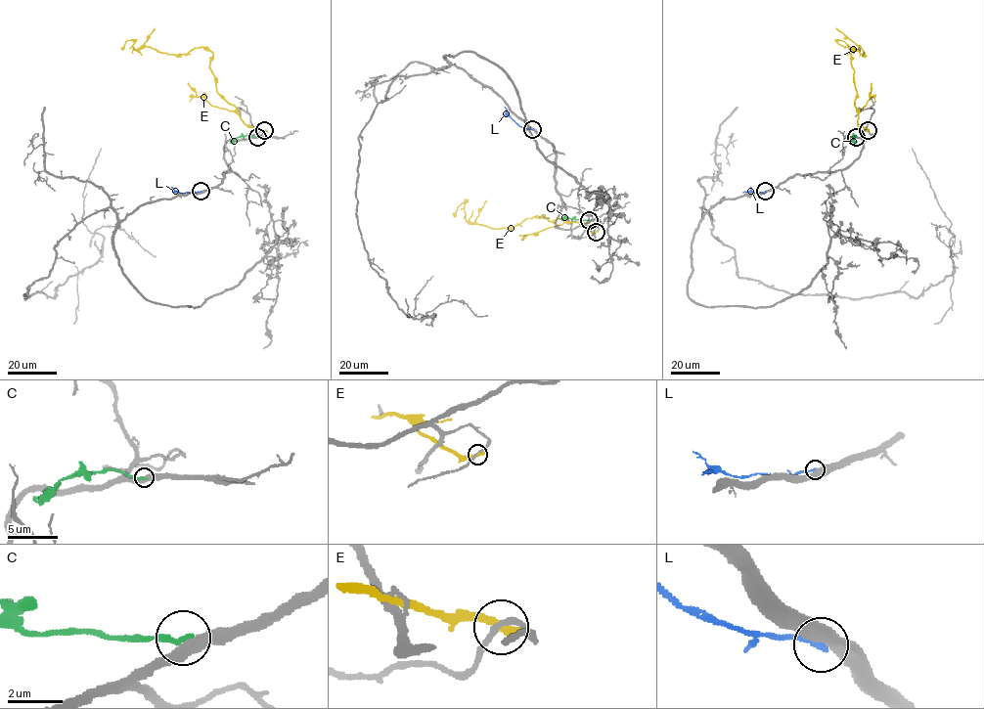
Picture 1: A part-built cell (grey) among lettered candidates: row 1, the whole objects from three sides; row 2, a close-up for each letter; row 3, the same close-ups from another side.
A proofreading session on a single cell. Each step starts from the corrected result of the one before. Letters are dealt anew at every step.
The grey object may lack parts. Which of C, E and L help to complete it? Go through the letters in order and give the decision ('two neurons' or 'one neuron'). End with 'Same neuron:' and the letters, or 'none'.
C: two neurons
E: two neurons
L: two neurons
Same neuron: none

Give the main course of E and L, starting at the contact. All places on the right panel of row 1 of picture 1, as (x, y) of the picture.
E: (868, 130), (857, 122), (851, 61), (852, 47), (864, 53), (837, 41), (852, 48)
L: (766, 191), (742, 193)

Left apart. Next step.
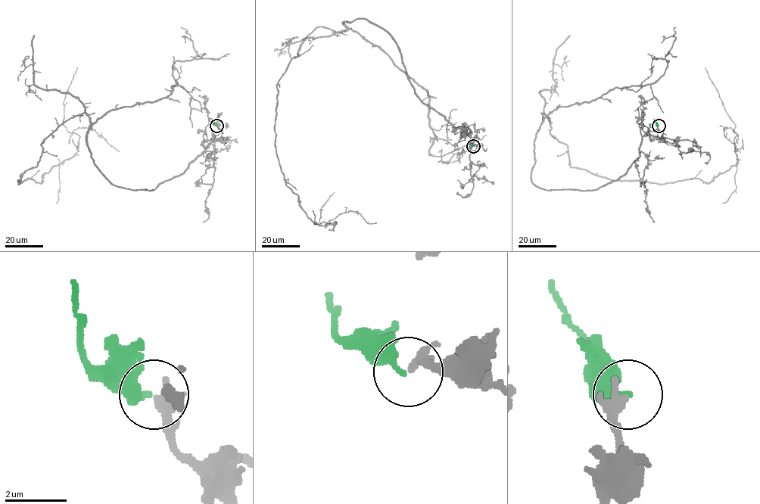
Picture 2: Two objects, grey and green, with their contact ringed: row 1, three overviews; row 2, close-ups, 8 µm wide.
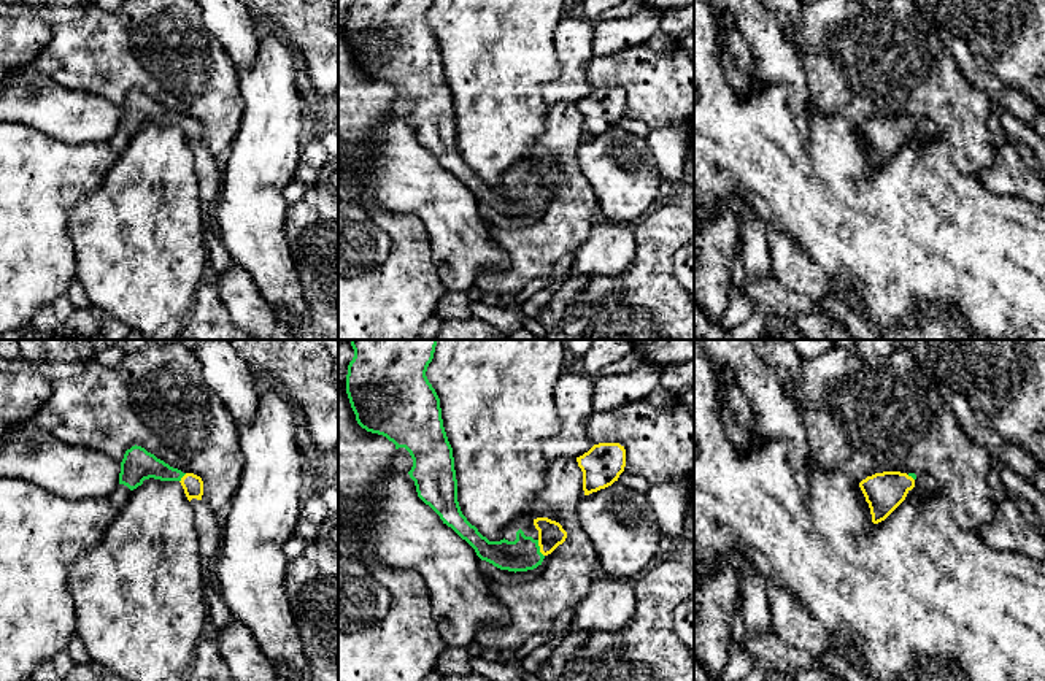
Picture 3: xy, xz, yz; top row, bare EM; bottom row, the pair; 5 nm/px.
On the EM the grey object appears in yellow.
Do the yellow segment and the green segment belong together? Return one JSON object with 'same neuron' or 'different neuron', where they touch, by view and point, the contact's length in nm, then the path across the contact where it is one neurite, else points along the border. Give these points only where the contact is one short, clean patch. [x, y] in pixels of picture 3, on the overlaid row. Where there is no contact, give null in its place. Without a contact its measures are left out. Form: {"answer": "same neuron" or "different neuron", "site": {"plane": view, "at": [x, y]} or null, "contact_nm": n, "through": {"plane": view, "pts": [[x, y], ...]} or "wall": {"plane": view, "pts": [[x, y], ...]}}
{"answer": "same neuron", "site": {"plane": "xz", "at": [540, 548]}, "contact_nm": 90, "through": {"plane": "xz", "pts": [[551, 534], [540, 548], [523, 554]]}}

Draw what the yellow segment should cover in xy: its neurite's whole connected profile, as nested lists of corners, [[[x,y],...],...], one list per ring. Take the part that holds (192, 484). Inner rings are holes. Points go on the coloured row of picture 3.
[[[132,446],[125,451],[121,462],[119,484],[127,486],[130,491],[143,484],[145,479],[179,481],[187,500],[202,500],[203,481],[194,473],[183,473],[170,467],[154,454],[141,446]]]

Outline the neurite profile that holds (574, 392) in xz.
[[[564,373],[554,387],[554,403],[561,430],[542,443],[542,452],[548,462],[557,459],[576,459],[594,444],[586,433],[586,424],[594,413],[594,378],[586,373]]]

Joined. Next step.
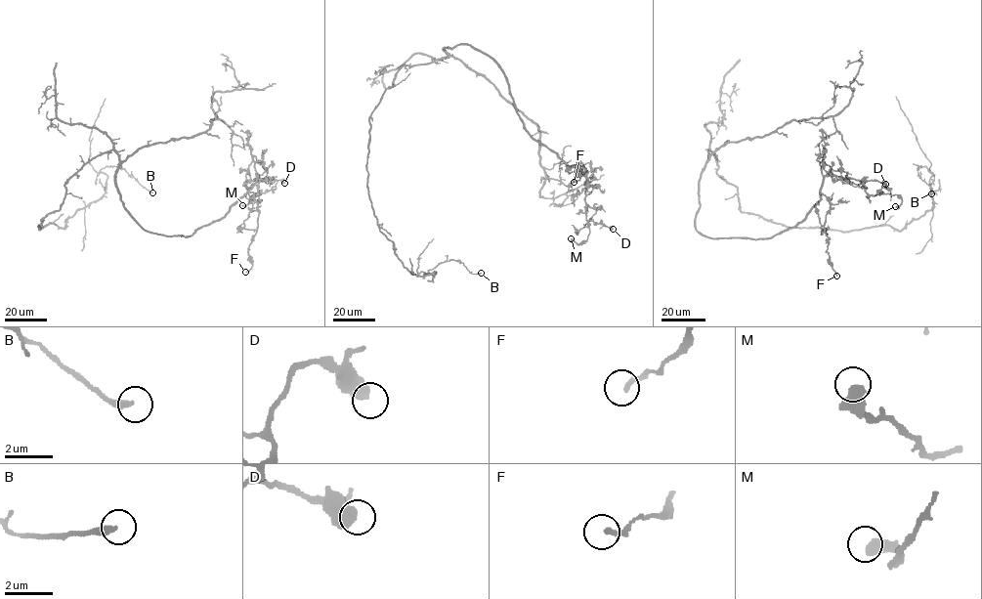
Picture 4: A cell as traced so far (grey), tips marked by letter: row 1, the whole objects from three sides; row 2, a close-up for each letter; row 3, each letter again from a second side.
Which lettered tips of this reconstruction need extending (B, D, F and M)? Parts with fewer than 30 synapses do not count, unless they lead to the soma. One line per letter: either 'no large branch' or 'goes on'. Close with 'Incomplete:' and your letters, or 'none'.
B: no large branch
D: no large branch
F: no large branch
M: no large branch
Incomplete: none

